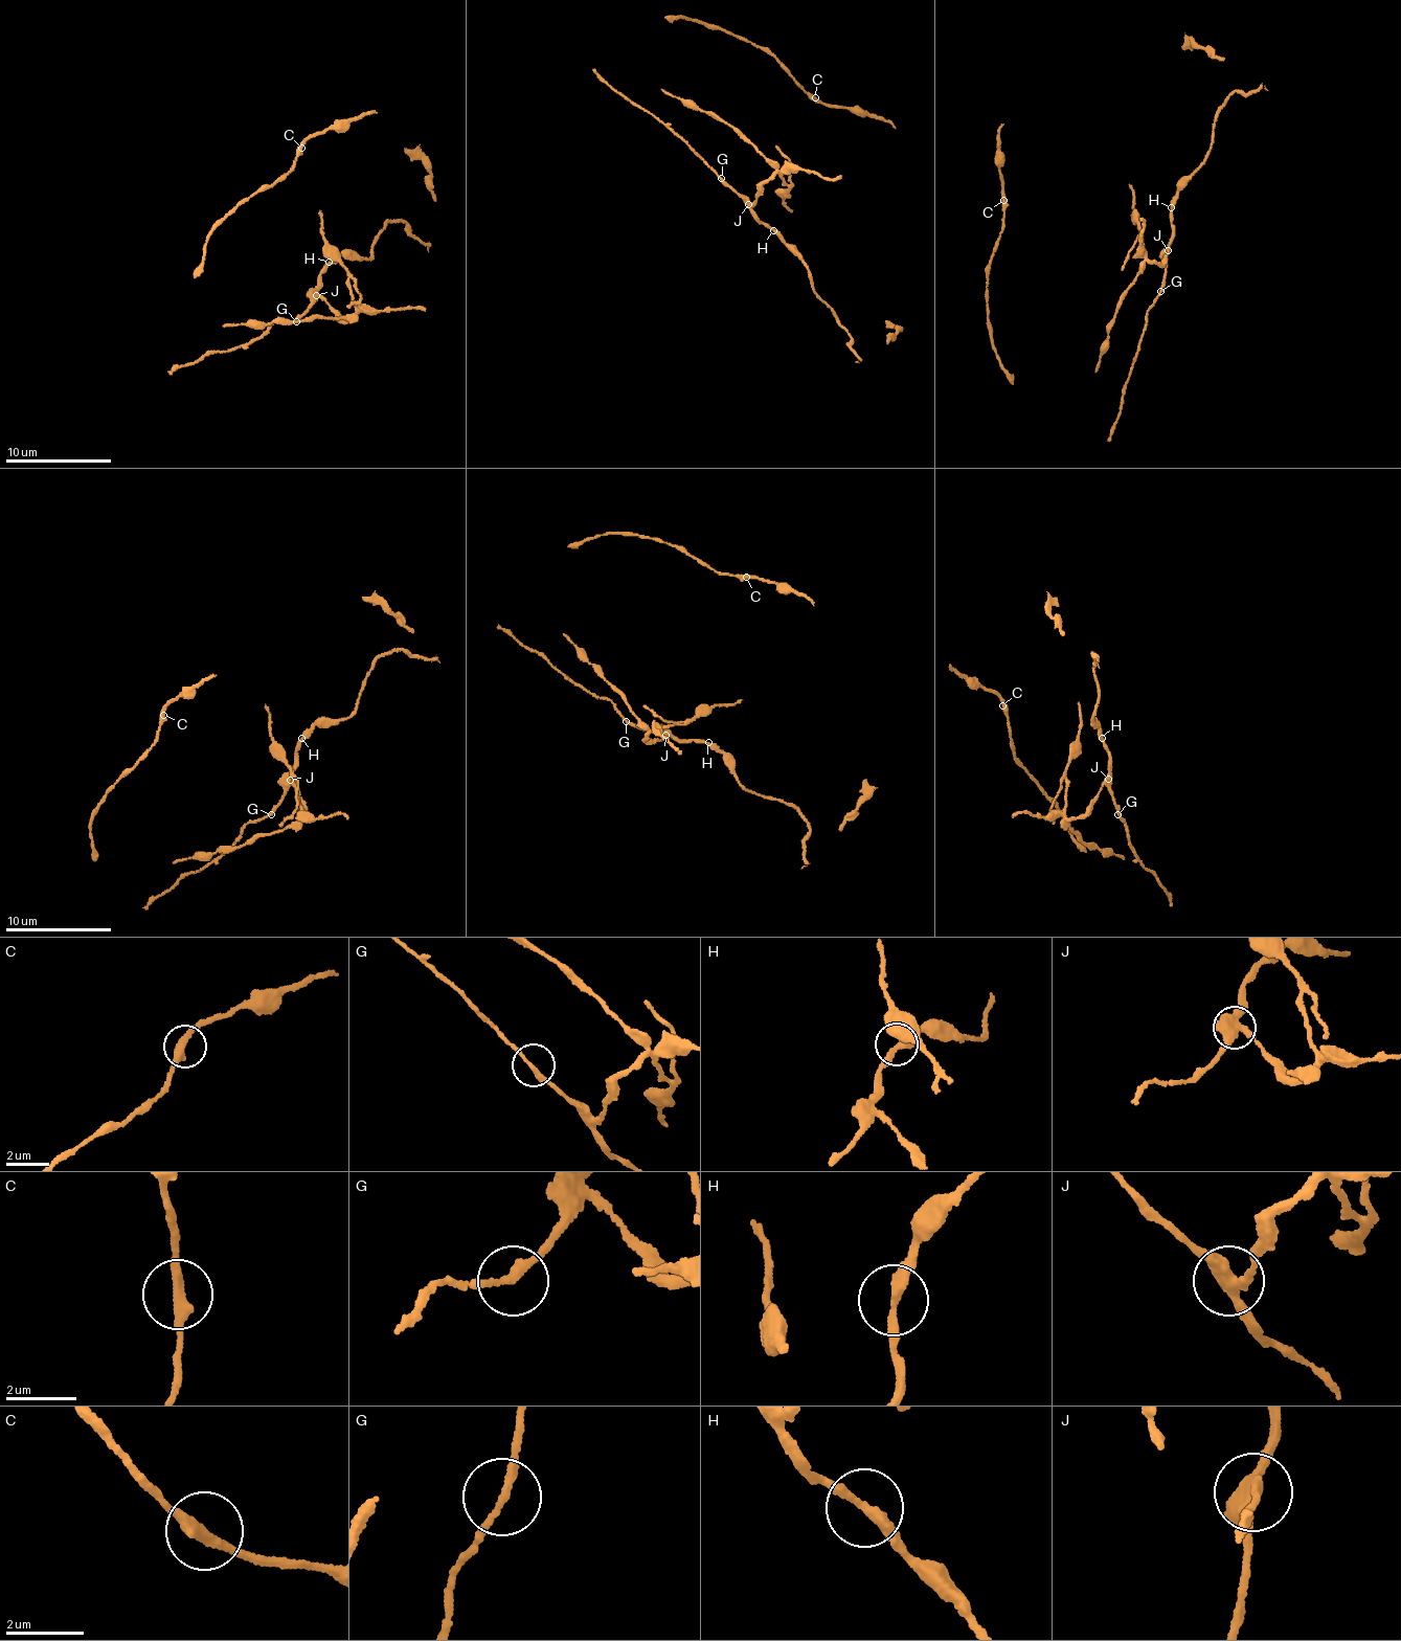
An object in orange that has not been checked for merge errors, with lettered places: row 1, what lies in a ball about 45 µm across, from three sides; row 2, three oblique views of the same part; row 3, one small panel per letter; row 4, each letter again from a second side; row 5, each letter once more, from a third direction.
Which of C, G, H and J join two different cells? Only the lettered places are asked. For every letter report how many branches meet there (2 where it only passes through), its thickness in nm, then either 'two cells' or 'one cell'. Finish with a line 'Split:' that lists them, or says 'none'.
C: branches 2; calibre 320 nm; one cell
G: branches 2; calibre 200 nm; one cell
H: branches 2; calibre 300 nm; two cells
J: branches 3; calibre 440 nm; two cells
Split: H, J

